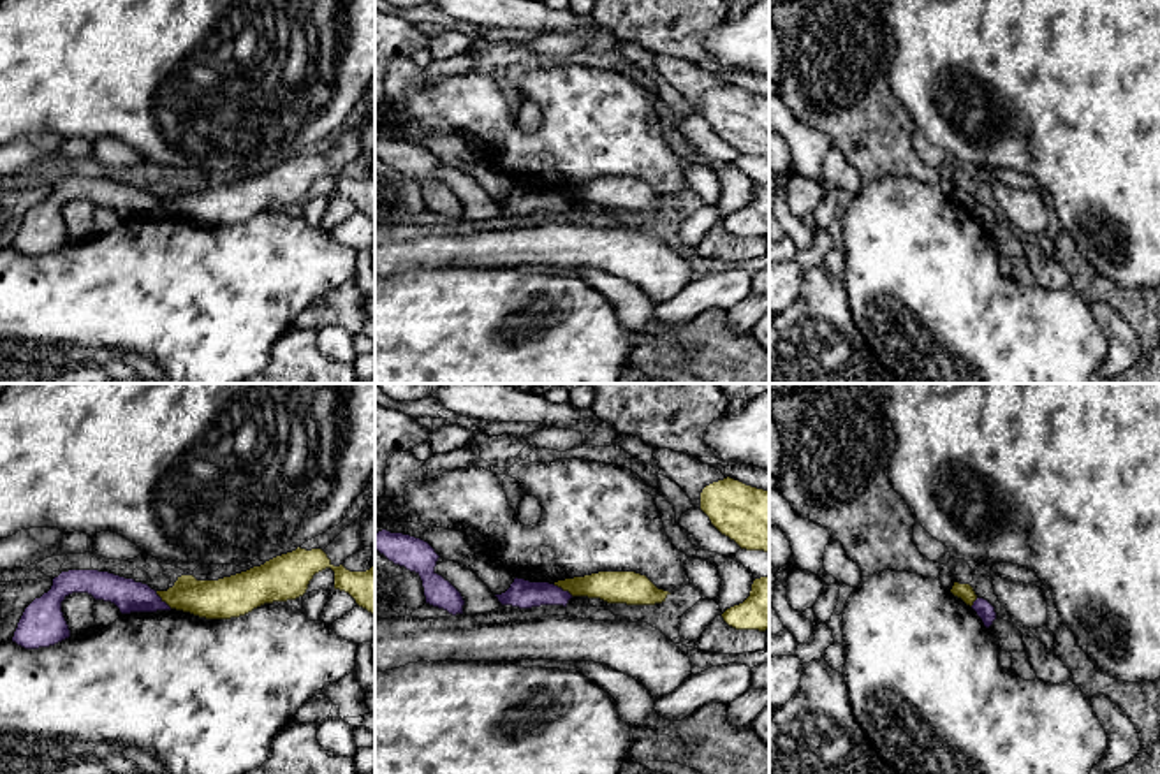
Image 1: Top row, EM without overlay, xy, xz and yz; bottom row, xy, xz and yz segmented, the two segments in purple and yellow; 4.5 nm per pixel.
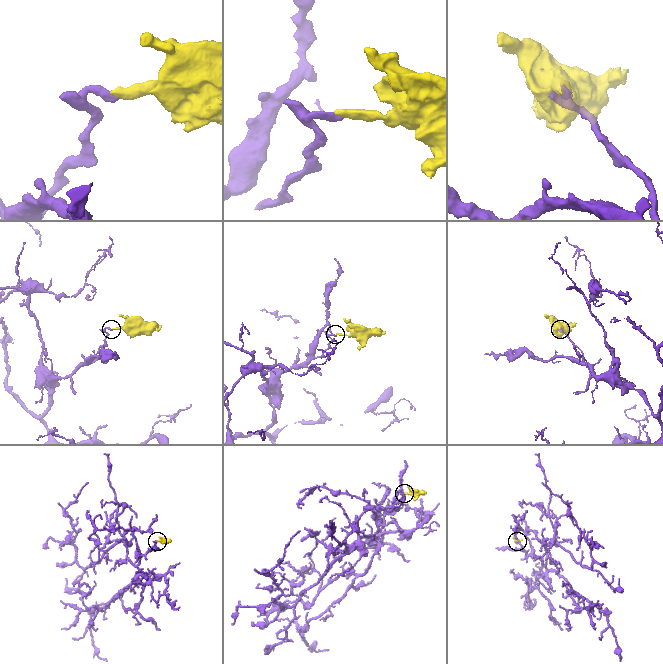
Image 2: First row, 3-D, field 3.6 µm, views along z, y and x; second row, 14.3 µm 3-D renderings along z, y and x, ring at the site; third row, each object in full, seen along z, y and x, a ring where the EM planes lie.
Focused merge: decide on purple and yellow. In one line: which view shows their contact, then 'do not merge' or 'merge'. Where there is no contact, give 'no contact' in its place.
xy | do not merge

